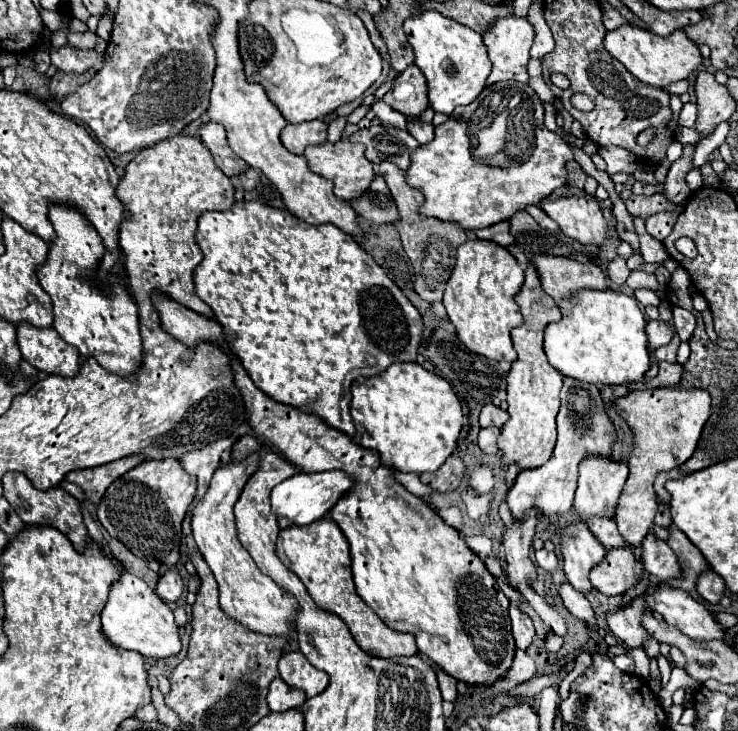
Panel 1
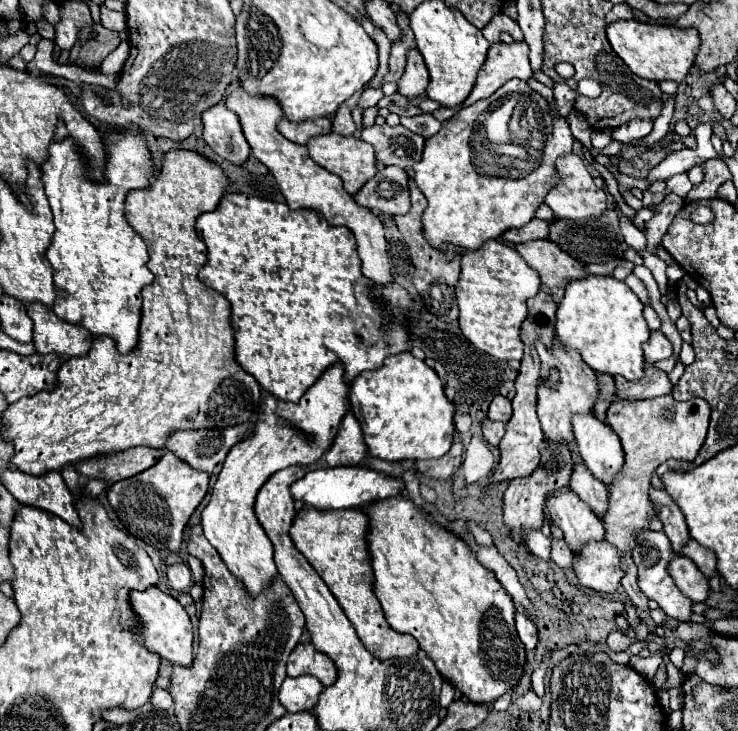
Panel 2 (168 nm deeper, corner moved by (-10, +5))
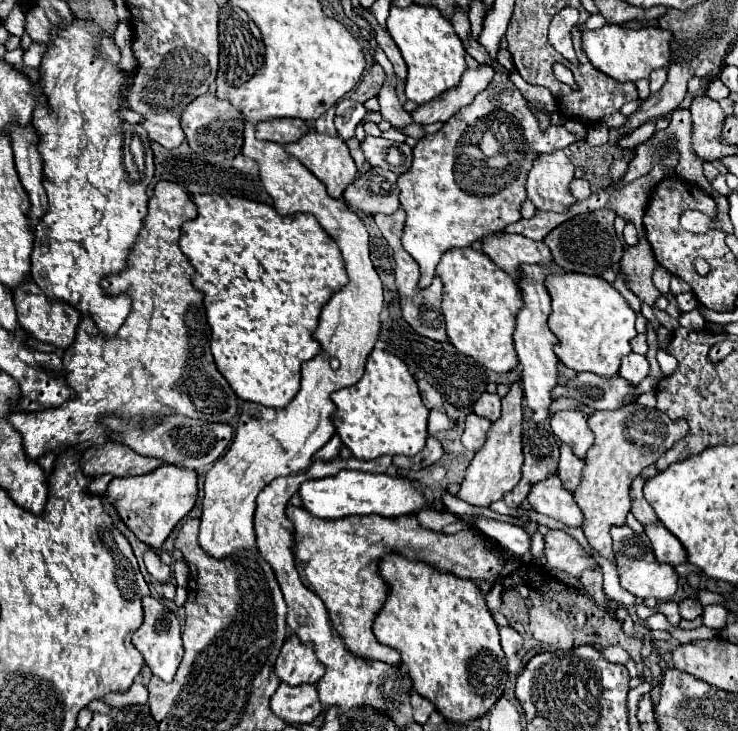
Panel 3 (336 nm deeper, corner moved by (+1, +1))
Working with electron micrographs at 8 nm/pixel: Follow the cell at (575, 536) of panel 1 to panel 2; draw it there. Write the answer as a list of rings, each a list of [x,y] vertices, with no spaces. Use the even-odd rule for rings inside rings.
[[[568,486],[548,496],[546,510],[552,522],[564,530],[564,540],[572,550],[580,550],[590,540],[604,540],[602,520]]]

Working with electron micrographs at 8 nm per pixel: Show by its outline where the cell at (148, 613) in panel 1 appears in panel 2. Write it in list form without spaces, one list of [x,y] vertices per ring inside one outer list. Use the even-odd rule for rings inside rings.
[[[148,588],[144,592],[132,592],[130,594],[130,604],[134,608],[134,612],[138,614],[140,622],[142,622],[142,642],[148,650],[160,654],[160,658],[178,664],[178,666],[192,666],[194,660],[194,650],[192,650],[192,624],[190,618],[186,614],[186,610],[182,608],[182,604],[172,598],[170,594],[164,594],[158,588]]]

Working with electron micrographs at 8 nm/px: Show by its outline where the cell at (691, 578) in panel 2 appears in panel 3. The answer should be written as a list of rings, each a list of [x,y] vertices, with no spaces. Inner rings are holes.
[[[683,598],[679,602],[679,610],[681,610],[681,616],[687,618],[687,620],[695,620],[701,612],[703,612],[703,606],[699,600],[695,598]]]

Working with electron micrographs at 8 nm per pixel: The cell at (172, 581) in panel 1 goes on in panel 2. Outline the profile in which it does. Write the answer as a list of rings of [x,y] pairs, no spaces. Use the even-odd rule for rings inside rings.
[[[174,564],[166,568],[166,578],[170,582],[170,586],[178,592],[186,592],[192,584],[192,572],[186,564]]]

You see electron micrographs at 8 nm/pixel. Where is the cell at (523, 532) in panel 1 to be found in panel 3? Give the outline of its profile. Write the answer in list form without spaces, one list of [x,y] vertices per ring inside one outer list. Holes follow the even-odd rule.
[[[525,420],[523,454],[525,454],[523,478],[517,484],[517,488],[513,488],[511,492],[507,492],[503,496],[503,502],[509,508],[519,508],[525,502],[525,498],[535,482],[547,480],[549,476],[557,474],[559,442],[547,424],[533,424],[531,420]]]

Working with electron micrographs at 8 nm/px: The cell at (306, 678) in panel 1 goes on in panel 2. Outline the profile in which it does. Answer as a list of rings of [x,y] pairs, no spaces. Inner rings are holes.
[[[300,642],[288,658],[288,676],[296,678],[302,674],[316,676],[324,686],[330,686],[336,680],[338,670],[336,664],[318,652],[312,642]]]

